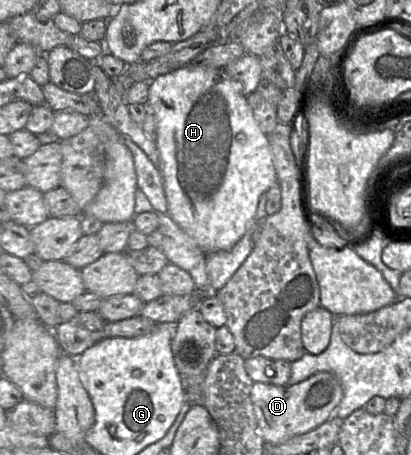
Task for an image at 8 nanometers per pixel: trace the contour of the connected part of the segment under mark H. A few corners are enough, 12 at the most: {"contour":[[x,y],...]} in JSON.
{"contour":[[150,81],[172,220],[231,249],[277,183],[243,85]]}

